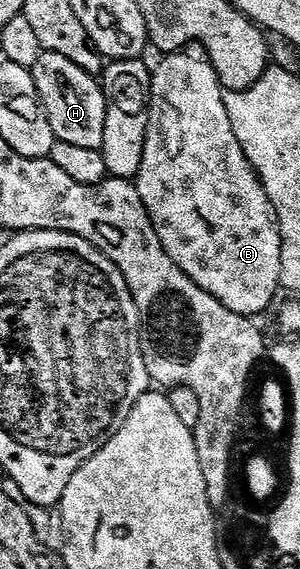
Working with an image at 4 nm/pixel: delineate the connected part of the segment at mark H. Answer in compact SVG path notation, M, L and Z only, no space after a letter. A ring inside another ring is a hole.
M42 51L31 67L37 99L41 102L54 140L71 142L71 146L97 148L101 143L101 121L105 109L101 99L101 86L94 73L84 72L75 62L63 58L63 54Z

